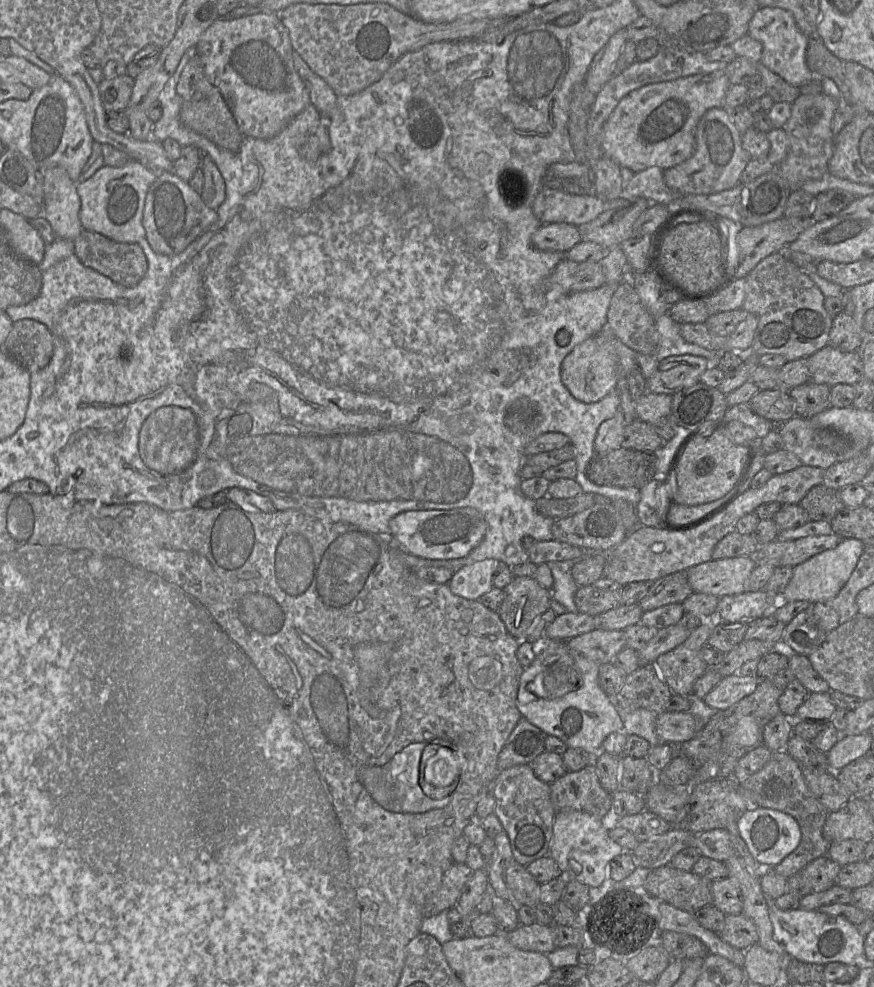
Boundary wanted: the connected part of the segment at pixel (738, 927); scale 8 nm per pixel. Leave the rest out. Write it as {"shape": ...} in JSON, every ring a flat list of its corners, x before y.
{"shape":[[726,915,720,938,732,947,745,951,758,943,758,933,753,922,745,915]]}

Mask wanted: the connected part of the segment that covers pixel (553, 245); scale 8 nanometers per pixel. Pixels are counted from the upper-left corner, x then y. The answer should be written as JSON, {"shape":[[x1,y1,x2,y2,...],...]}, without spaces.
{"shape":[[568,223,542,224,532,236,532,245,542,251,568,252,582,240,579,229]]}

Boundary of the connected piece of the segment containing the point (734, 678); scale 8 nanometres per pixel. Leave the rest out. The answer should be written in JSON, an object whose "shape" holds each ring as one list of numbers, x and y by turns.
{"shape":[[740,674,724,676,703,700,711,708,725,710,752,694,759,682,758,676,742,676]]}

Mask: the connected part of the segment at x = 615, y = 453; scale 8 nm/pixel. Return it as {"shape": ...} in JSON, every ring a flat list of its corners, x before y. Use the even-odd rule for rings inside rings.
{"shape":[[620,447,606,454,595,454,586,475,597,485,641,490,656,479,656,464,655,452]]}

